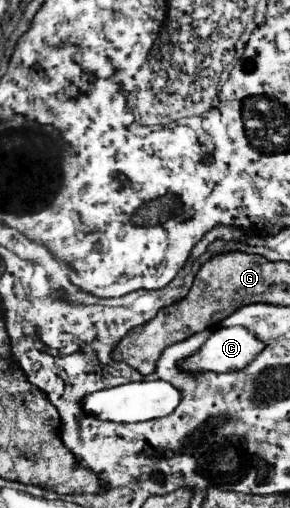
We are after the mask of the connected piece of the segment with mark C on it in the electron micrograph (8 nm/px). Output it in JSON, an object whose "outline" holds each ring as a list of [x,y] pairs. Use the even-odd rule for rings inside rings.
{"outline":[[[221,327],[215,329],[207,343],[189,359],[181,361],[179,365],[185,371],[215,371],[227,373],[237,371],[249,365],[257,353],[265,349],[265,343],[257,339],[245,327]]]}

